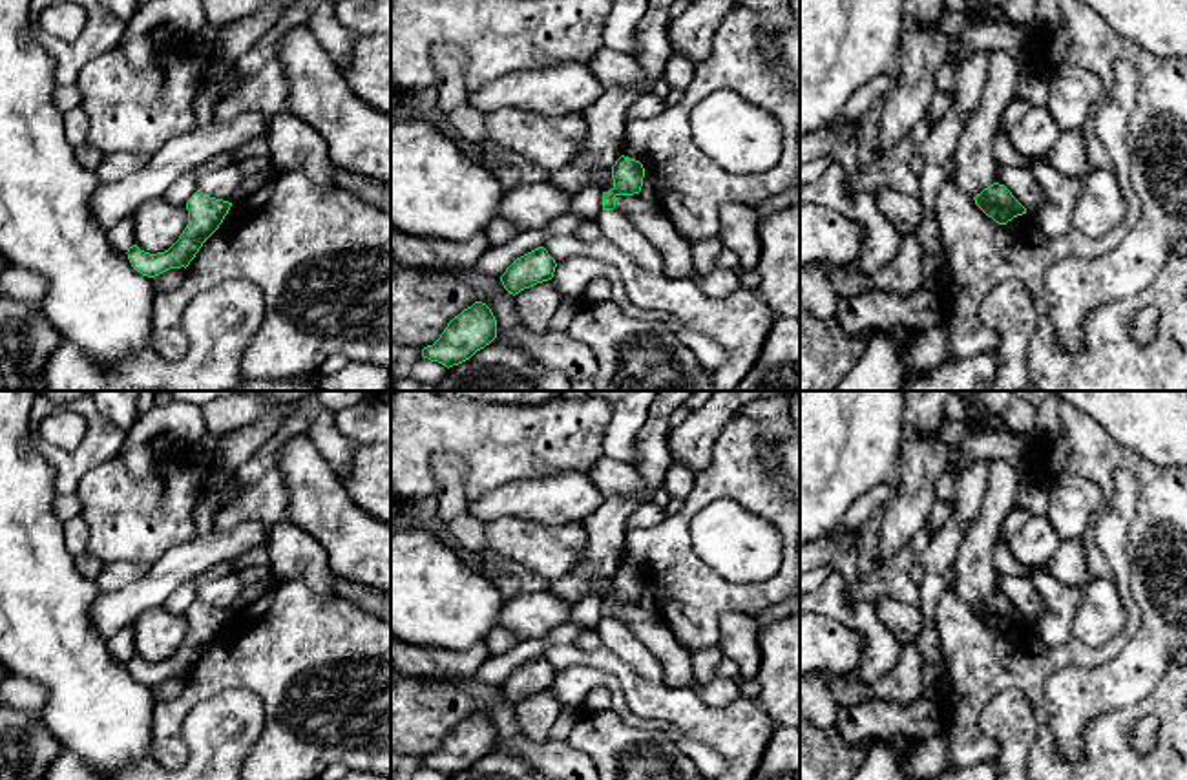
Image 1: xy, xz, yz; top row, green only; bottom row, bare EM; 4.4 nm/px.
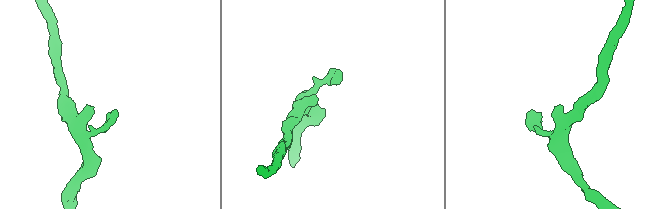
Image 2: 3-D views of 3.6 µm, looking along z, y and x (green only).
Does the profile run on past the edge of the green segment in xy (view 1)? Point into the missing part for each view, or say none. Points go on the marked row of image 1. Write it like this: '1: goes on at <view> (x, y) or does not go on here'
1: does not go on here

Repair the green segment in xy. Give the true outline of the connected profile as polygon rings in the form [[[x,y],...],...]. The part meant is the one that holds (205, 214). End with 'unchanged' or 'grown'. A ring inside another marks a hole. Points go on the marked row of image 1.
[[[197,190],[186,203],[188,225],[179,239],[164,252],[150,254],[137,245],[128,248],[131,267],[142,276],[155,278],[170,269],[188,267],[203,243],[219,228],[232,203]]]; unchanged

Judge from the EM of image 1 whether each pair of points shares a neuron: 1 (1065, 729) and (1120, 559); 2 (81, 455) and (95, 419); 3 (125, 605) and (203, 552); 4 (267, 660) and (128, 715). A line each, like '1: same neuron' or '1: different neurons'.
1: different neurons
2: same neuron
3: same neuron
4: different neurons

